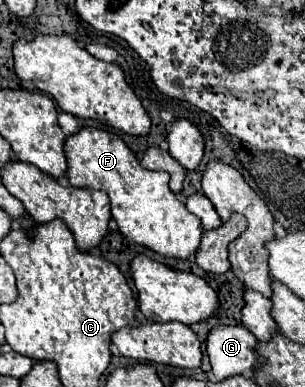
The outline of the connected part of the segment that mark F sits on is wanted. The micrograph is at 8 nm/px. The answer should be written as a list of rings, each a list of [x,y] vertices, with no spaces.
[[[81,126],[75,134],[67,136],[65,156],[69,182],[77,188],[103,190],[111,200],[111,216],[127,240],[143,244],[163,256],[187,258],[197,252],[203,234],[201,222],[187,212],[185,204],[169,190],[169,174],[145,170],[117,134]]]

